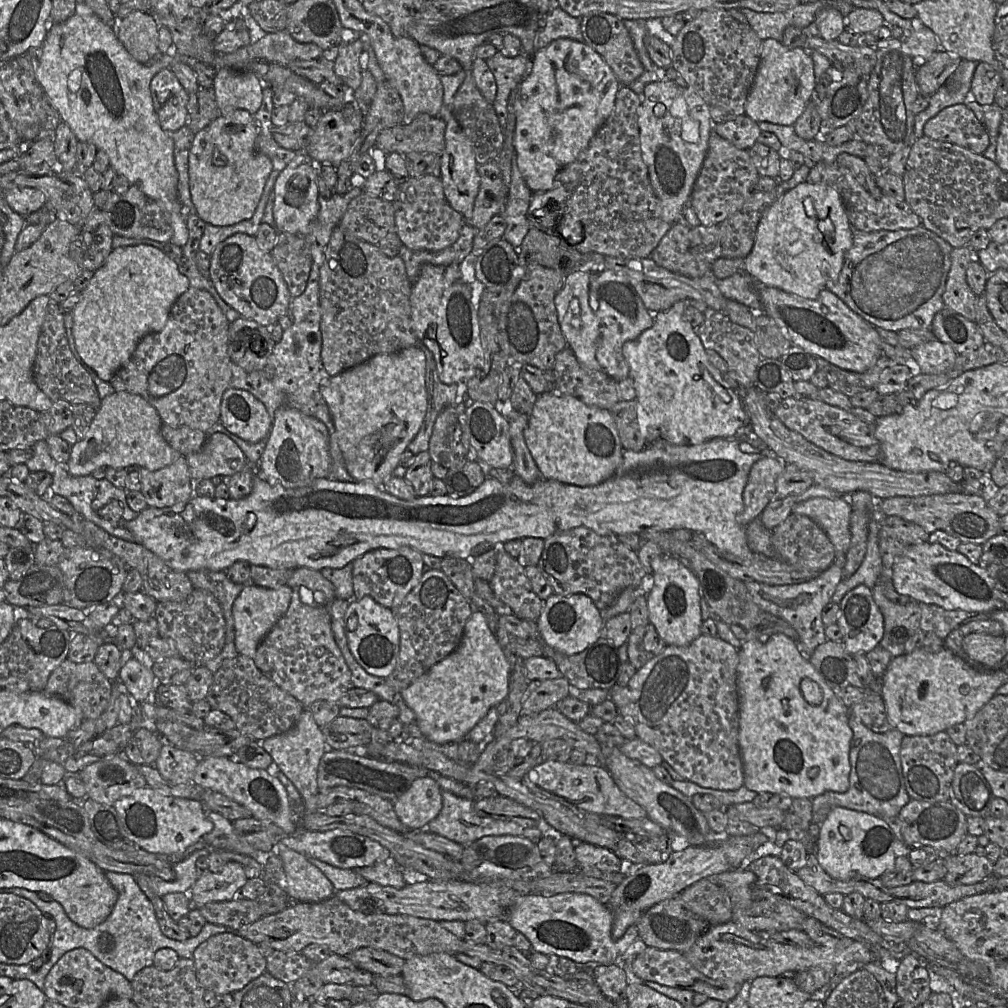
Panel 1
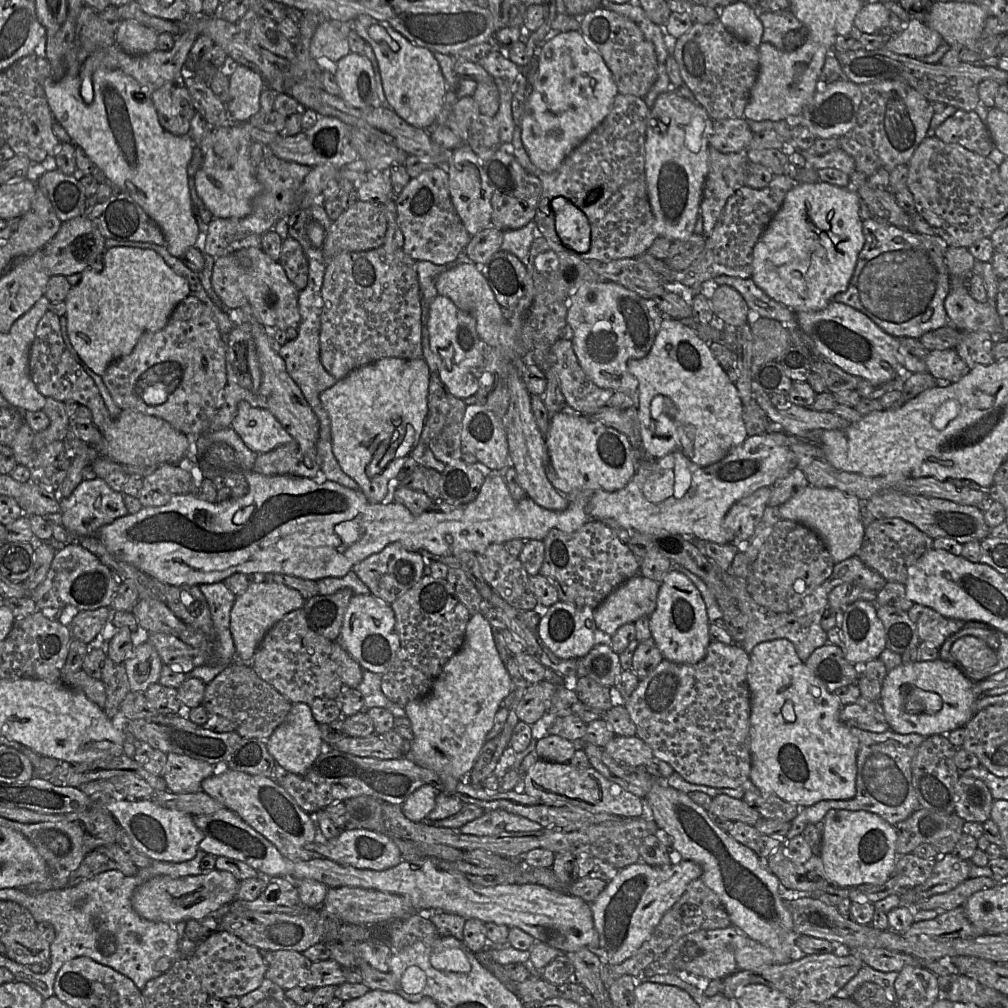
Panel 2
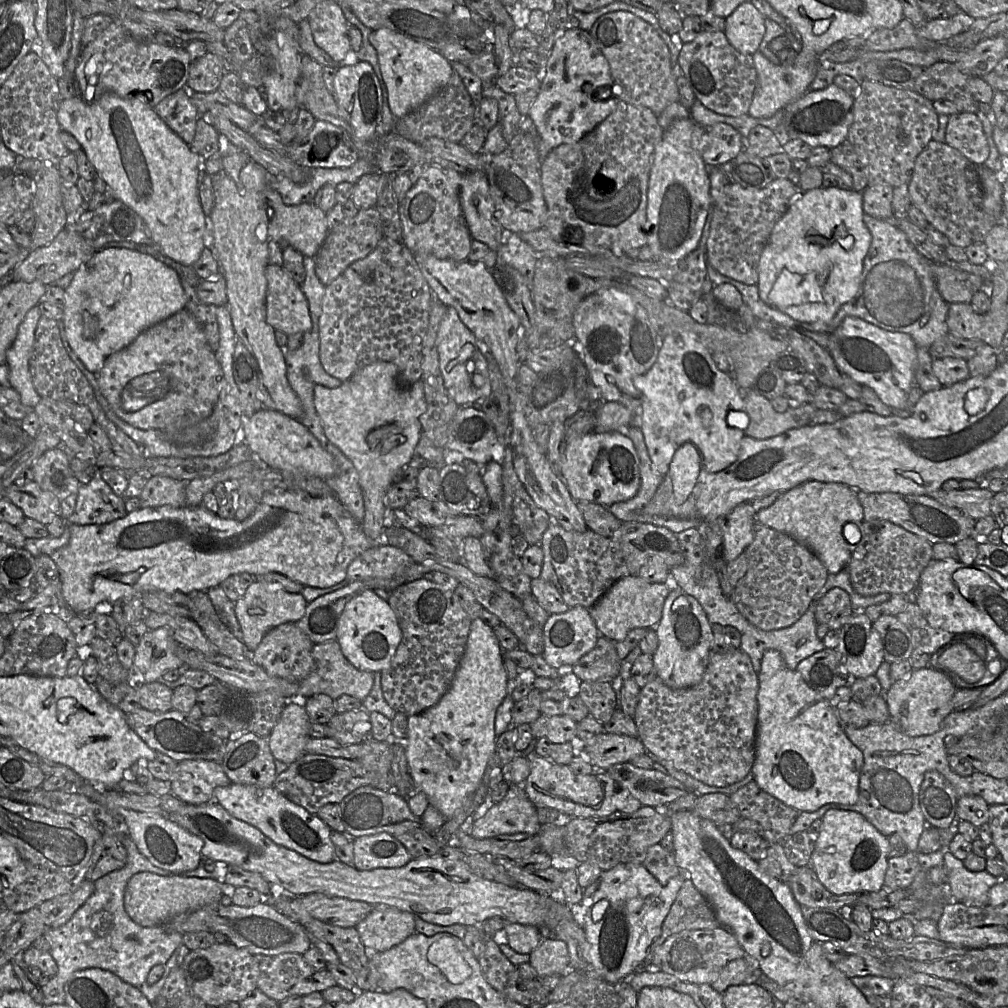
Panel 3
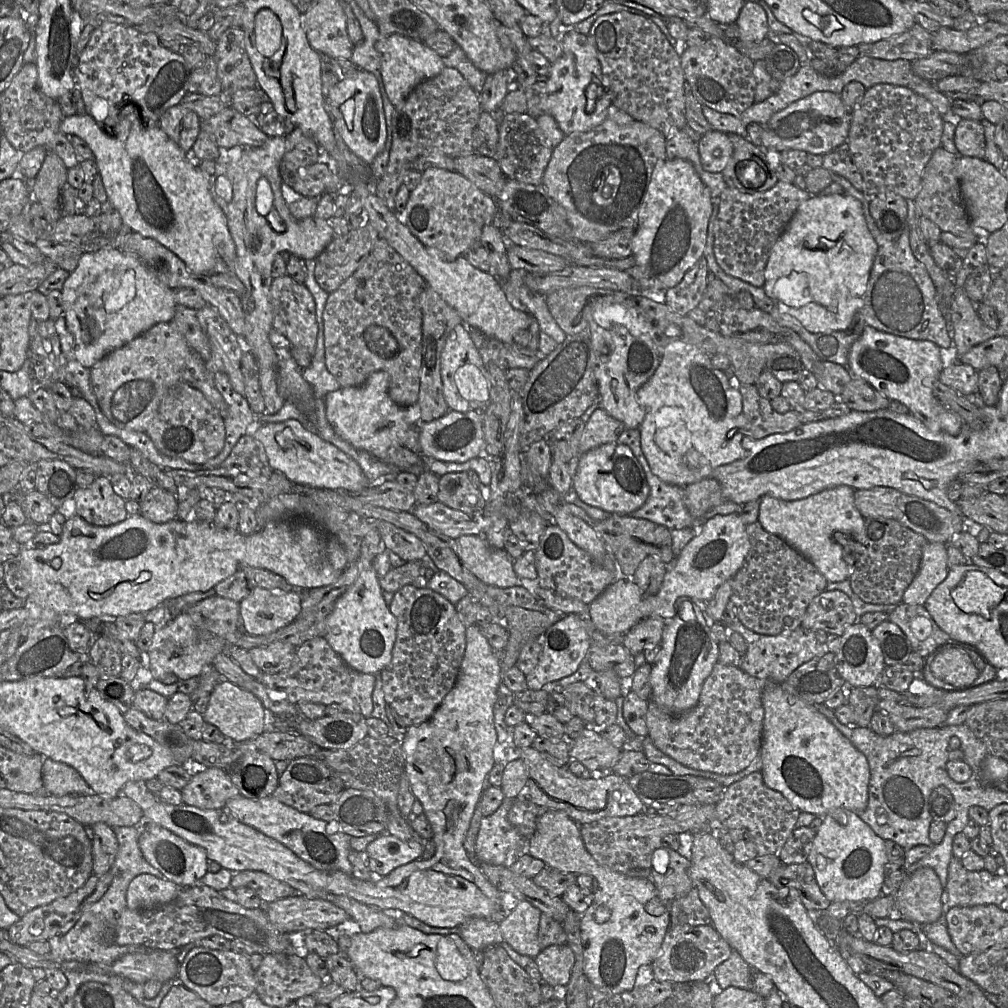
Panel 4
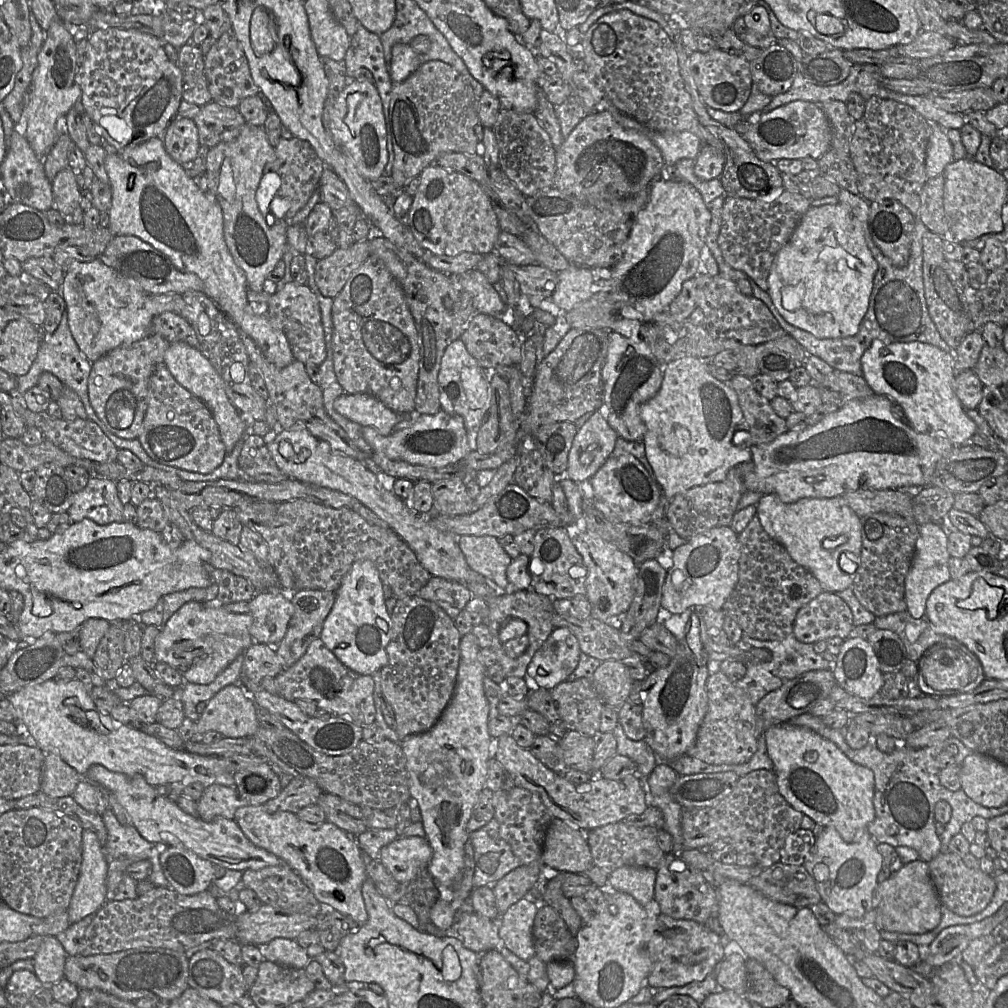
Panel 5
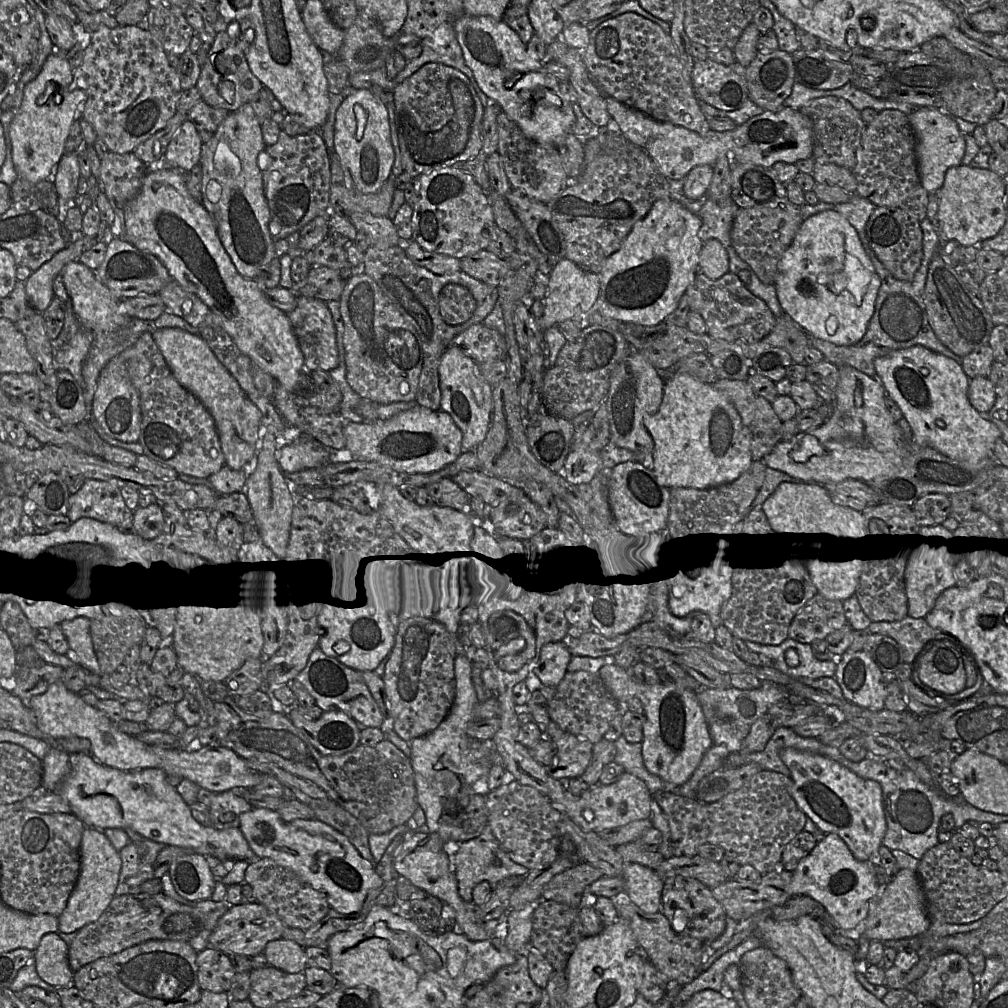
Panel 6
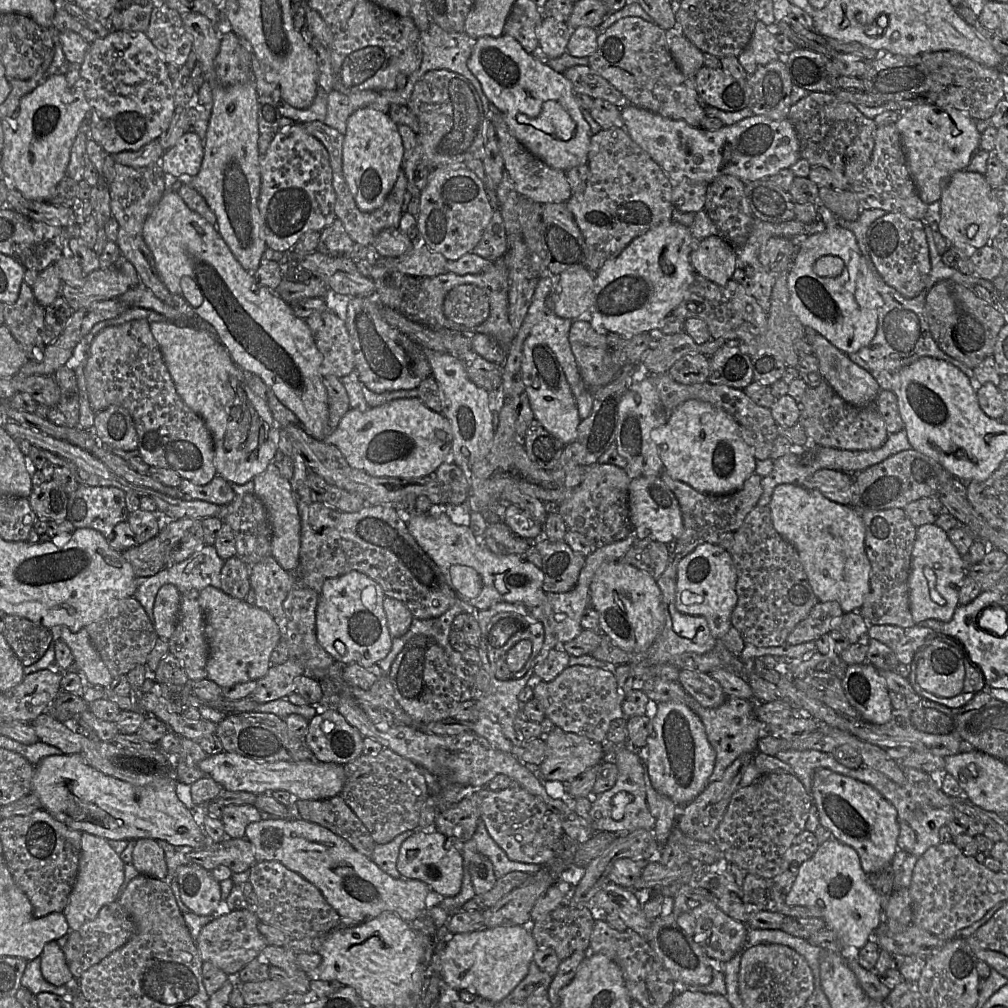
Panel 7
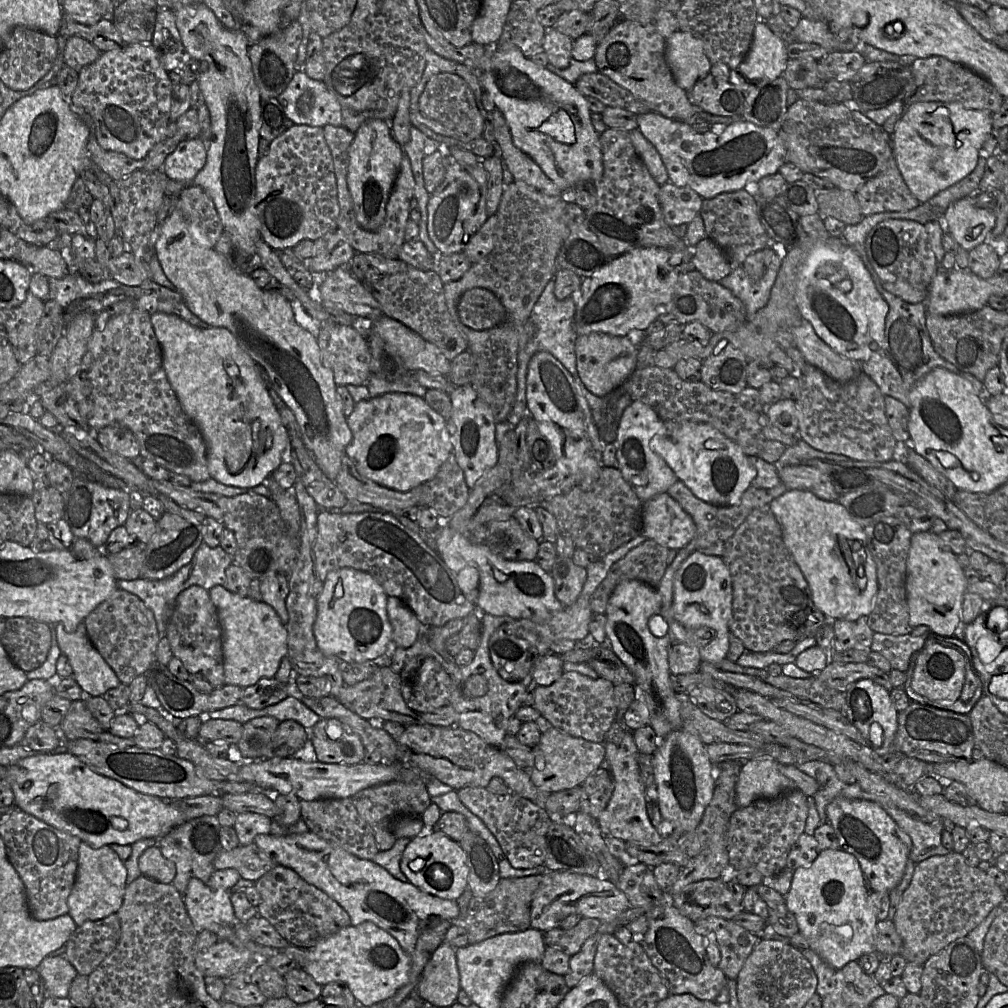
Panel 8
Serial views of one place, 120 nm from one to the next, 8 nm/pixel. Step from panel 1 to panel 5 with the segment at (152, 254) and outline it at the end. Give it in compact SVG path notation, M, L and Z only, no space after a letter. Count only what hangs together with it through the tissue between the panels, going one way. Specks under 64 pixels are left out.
M99 257L89 262L72 265L65 272L61 295L66 303L68 324L79 349L90 362L95 362L106 353L120 346L131 345L151 334L154 315L150 312L149 295L139 283L107 266Z

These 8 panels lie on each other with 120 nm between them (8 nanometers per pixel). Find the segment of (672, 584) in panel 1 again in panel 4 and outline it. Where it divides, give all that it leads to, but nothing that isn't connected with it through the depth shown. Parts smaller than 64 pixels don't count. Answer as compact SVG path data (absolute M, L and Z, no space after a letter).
M679 597L675 616L664 621L661 650L650 674L651 699L664 709L683 713L697 705L703 684L718 662L718 643L707 626L706 614L689 597Z

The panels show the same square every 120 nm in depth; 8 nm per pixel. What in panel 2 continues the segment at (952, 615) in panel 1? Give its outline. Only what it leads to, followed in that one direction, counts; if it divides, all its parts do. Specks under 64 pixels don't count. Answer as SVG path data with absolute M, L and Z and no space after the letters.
M913 604L907 613L916 625L920 641L938 649L950 636L963 628L988 628L985 623L966 623L964 620L946 618L920 604Z

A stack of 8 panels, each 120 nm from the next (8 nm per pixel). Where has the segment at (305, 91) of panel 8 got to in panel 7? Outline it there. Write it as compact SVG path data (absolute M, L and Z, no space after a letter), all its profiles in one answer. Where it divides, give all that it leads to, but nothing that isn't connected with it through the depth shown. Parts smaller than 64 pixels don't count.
M319 88L315 99L309 107L297 109L282 99L279 89L271 95L281 116L290 118L294 123L305 123L316 120L324 122L327 114L327 97L328 93Z

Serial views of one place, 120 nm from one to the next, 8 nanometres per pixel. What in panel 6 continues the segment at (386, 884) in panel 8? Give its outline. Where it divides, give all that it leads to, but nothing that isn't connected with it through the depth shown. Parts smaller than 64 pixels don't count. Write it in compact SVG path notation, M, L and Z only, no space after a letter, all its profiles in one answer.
M253 808L241 814L239 828L256 859L269 858L292 870L322 893L338 913L359 912L370 893L382 884L375 865L364 859L346 836L319 820L284 821L277 811Z

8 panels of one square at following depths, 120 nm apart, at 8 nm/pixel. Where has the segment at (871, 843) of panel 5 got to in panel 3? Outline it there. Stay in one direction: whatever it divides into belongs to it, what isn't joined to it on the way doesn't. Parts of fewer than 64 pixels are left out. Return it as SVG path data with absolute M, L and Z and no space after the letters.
M829 809L814 838L810 866L827 890L836 894L862 894L879 891L888 867L889 839L861 814Z

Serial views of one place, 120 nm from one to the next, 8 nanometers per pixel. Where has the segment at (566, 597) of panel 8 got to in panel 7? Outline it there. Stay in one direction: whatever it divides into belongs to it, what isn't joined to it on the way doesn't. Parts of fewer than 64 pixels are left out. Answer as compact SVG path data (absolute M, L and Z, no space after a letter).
M541 537L528 541L537 548L542 558L544 592L565 593L572 590L586 557L573 551L564 540L552 542Z

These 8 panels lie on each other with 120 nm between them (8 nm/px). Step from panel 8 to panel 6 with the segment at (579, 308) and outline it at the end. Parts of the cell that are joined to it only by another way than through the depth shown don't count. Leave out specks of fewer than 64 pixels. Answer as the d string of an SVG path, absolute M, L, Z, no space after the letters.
M671 198L659 199L647 215L639 220L624 239L621 247L606 261L600 277L600 294L593 310L621 322L656 325L677 307L680 298L699 271L699 256L703 241L698 232L702 225L699 215L692 213Z

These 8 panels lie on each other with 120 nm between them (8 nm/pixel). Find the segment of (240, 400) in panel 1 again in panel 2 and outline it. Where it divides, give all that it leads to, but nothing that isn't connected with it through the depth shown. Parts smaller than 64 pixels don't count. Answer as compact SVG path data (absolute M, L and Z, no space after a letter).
M240 401L231 426L252 451L262 454L287 444L293 437L267 409Z

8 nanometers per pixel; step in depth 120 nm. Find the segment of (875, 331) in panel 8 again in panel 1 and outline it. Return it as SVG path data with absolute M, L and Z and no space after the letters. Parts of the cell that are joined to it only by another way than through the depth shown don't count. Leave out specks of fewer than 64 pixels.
M805 181L784 192L763 214L753 248L743 259L743 272L762 285L816 299L828 281L838 279L852 241L852 227L838 191Z

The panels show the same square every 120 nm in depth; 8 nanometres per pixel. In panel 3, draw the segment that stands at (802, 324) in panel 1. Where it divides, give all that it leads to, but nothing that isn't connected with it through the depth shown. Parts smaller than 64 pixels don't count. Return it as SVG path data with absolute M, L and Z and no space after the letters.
M845 317L830 335L828 351L838 370L872 388L892 409L905 409L908 394L916 384L917 344L908 334L892 332L858 317Z

